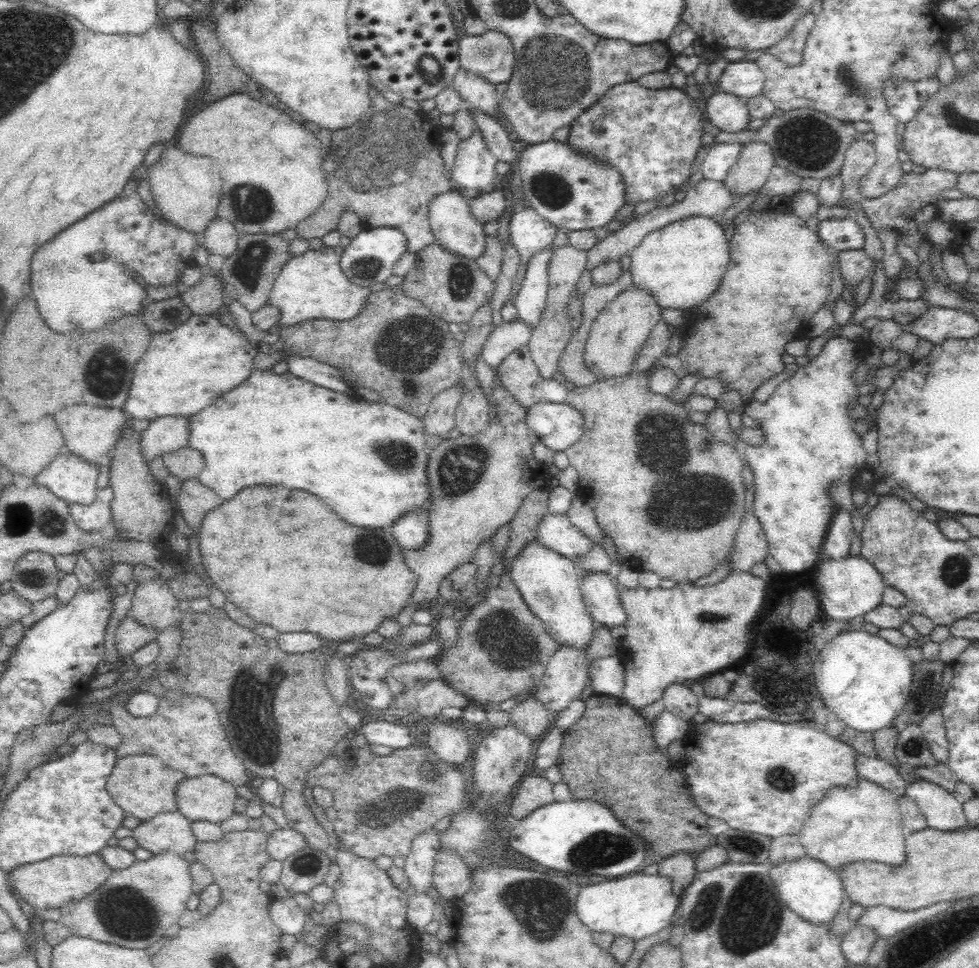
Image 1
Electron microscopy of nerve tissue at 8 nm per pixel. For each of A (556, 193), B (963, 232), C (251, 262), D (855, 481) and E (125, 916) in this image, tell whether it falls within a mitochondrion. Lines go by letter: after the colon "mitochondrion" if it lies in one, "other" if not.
A: mitochondrion
B: other
C: mitochondrion
D: other
E: mitochondrion

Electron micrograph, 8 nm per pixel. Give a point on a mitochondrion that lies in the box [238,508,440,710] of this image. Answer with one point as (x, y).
(372, 551)

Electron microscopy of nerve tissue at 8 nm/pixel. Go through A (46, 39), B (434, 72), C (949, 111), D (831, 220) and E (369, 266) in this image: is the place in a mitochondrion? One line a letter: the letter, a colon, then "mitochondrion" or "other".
A: mitochondrion
B: mitochondrion
C: mitochondrion
D: other
E: mitochondrion

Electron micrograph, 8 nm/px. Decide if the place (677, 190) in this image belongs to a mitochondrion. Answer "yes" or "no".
no

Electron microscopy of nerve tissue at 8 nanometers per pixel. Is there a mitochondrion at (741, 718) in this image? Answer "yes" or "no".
no

